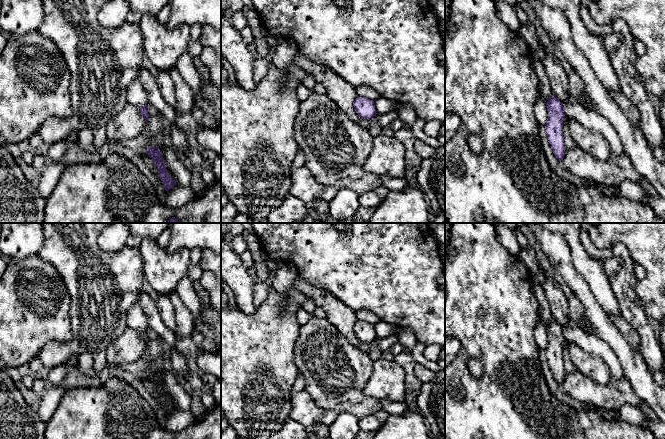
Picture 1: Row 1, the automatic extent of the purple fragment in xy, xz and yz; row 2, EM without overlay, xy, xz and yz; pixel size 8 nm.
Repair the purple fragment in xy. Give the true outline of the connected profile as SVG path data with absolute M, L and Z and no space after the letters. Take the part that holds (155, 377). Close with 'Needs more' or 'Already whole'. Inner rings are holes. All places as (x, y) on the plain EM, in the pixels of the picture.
M159 370L156 371L147 371L146 378L153 383L160 400L160 404L164 407L164 412L166 415L169 415L177 407L175 403L168 397L165 389L165 384L163 382L163 377L159 373Z. Already whole

